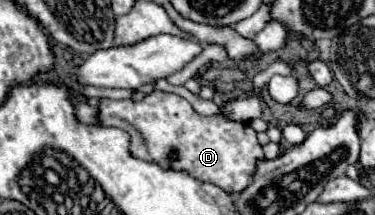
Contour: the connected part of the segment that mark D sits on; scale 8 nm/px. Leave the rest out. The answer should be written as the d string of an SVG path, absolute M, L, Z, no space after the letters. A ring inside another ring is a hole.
M153 91L139 103L101 99L99 111L99 117L117 115L133 123L143 133L153 161L165 169L183 169L201 181L221 187L227 193L239 193L239 189L245 189L251 181L251 173L255 171L255 161L263 157L257 133L249 123L233 121L221 113L203 117L189 105L187 99L173 93Z

